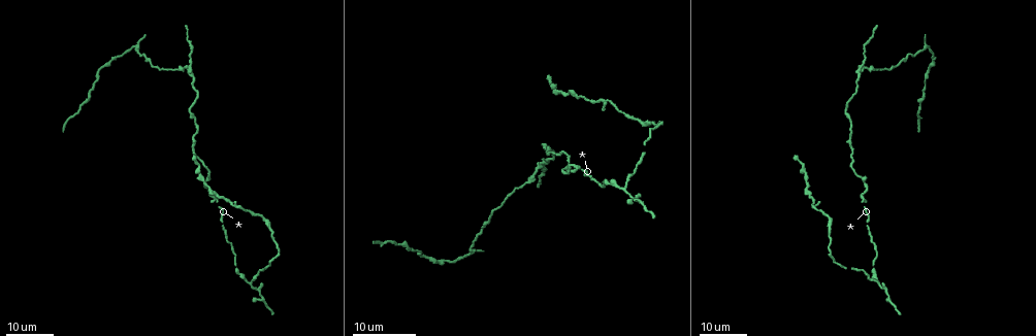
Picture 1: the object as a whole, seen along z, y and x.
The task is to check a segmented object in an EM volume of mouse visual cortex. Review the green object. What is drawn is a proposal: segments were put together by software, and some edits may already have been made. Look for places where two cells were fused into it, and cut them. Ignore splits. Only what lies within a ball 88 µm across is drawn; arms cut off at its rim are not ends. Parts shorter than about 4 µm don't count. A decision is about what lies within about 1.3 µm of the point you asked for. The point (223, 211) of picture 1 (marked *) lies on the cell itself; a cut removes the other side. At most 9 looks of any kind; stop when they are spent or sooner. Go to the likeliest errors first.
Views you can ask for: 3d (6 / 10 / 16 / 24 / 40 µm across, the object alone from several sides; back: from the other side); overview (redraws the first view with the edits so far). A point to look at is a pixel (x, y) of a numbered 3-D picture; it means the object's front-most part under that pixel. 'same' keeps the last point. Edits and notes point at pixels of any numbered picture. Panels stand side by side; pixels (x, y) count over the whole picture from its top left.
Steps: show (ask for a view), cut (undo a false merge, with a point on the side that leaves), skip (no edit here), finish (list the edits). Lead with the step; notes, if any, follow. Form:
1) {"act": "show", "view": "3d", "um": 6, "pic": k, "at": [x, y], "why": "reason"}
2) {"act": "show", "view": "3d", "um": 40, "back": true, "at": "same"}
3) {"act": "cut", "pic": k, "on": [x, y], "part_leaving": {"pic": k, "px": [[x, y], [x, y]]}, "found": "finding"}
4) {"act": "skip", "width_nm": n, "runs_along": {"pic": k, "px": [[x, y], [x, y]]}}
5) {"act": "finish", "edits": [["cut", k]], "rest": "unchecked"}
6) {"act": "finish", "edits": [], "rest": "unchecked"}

{"act": "show", "view": "3d", "um": 24, "pic": 1, "at": [626, 189], "why": "three-way junction"}

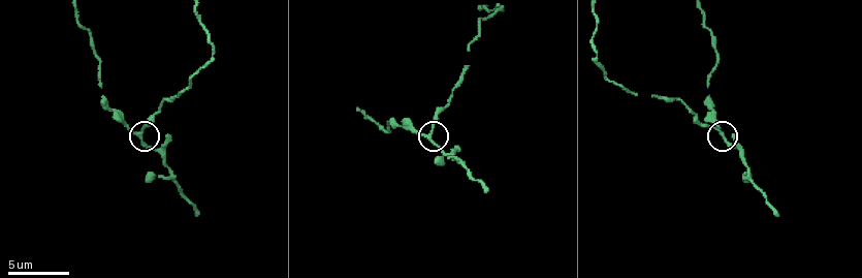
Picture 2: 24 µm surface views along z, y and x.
{"act": "show", "view": "3d", "um": 6, "pic": 2, "at": [428, 136]}

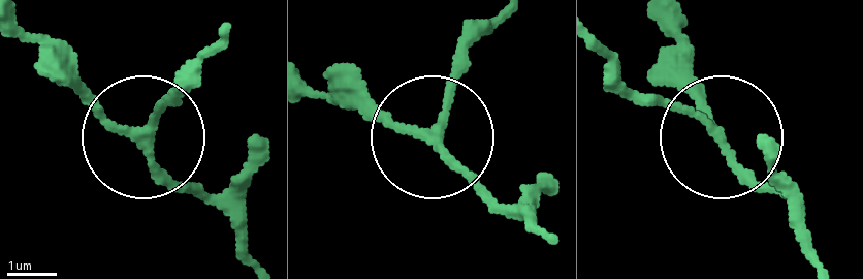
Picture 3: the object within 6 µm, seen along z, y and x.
{"act": "skip", "runs_along": {"pic": 3, "px": [[669, 20], [718, 143], [801, 213]]}, "found": "continuous, no second cell"}

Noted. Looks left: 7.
{"act": "show", "view": "3d", "um": 24, "pic": 1, "at": [863, 201], "why": "calibre changes"}

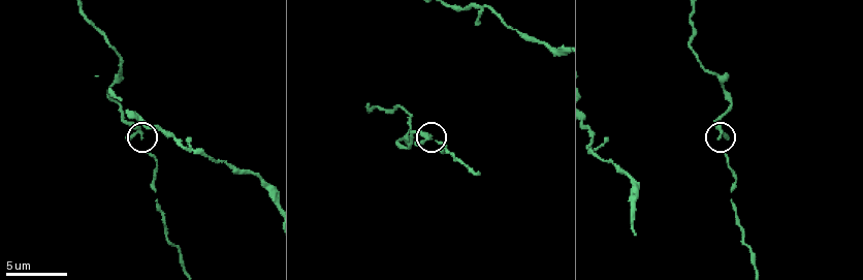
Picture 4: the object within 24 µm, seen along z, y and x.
{"act": "show", "view": "3d", "um": 6, "pic": 4, "at": [140, 135], "why": "zoom in"}

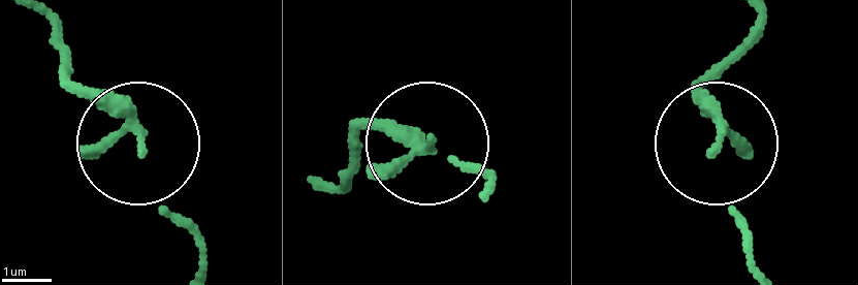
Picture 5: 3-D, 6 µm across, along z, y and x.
{"act": "skip", "runs_along": {"pic": 5, "px": [[205, 255], [168, 218], [132, 136], [62, 78]]}, "found": "all the same cell"}

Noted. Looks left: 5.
{"act": "show", "view": "3d", "um": 24, "pic": 1, "at": [190, 112], "why": "sudden change in width"}

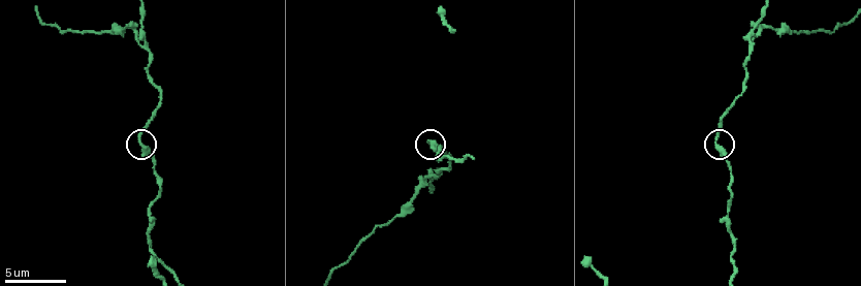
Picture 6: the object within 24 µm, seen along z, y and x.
{"act": "show", "view": "3d", "um": 10, "pic": 6, "at": [716, 141]}

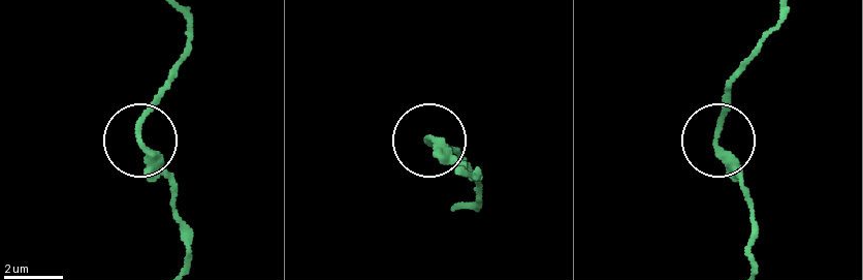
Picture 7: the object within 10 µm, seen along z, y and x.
{"act": "skip", "width_nm": 230, "runs_along": {"pic": 7, "px": [[184, 263], [171, 183], [141, 130], [147, 109], [169, 82]]}, "found": "all the same cell"}

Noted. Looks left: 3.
{"act": "show", "view": "3d", "um": 10, "pic": 6, "at": [729, 211], "why": "sudden change in width"}

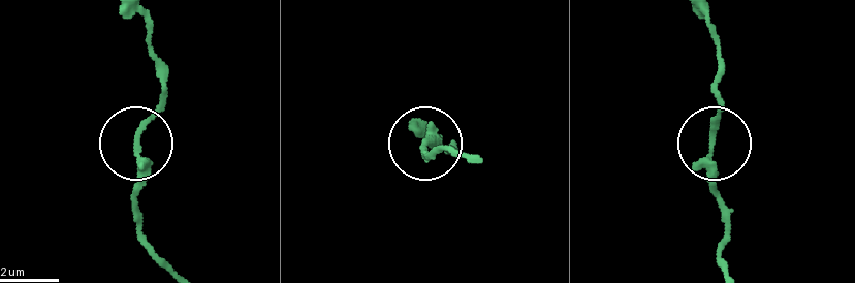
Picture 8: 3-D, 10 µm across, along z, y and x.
{"act": "show", "view": "3d", "um": 10, "back": true, "pic": 8, "at": [711, 144], "why": "from behind"}

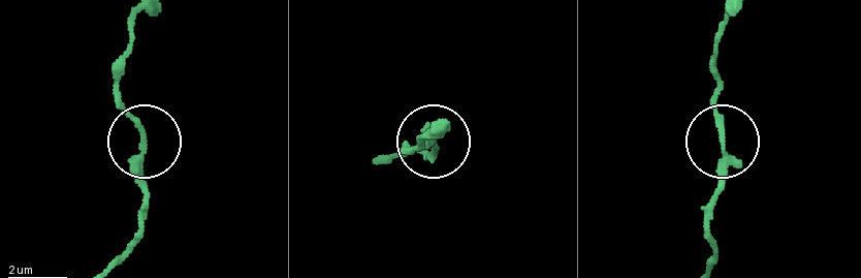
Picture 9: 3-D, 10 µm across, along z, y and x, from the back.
{"act": "skip", "width_nm": 260, "runs_along": {"pic": 9, "px": [[385, 157], [429, 157], [435, 143], [403, 145]]}, "found": "continuous, no second cell"}

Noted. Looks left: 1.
{"act": "finish", "edits": [], "rest": "unchecked"}

